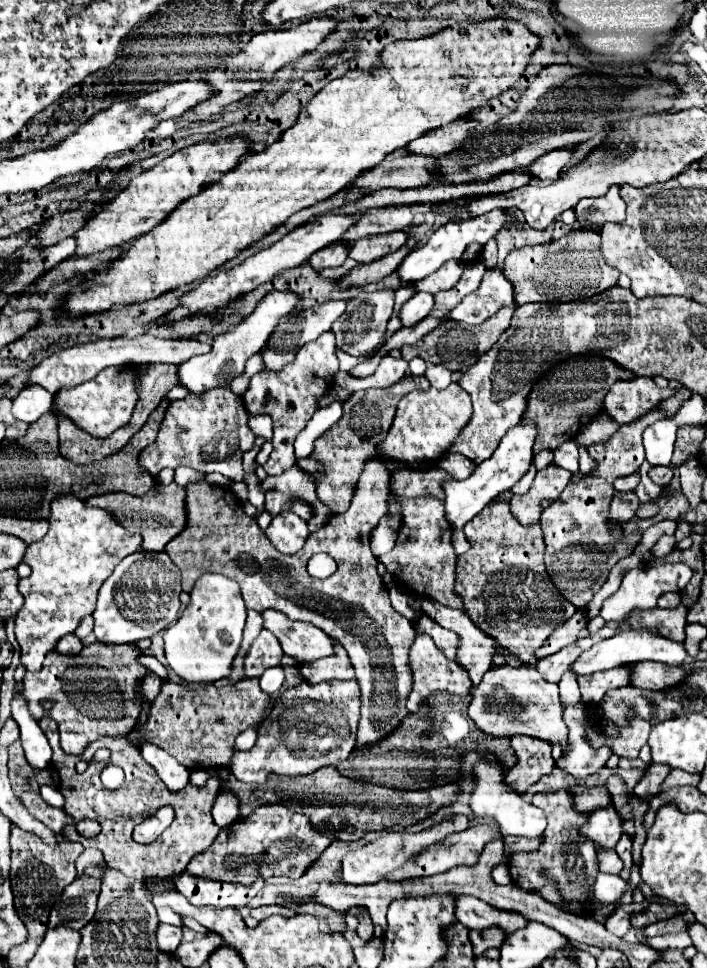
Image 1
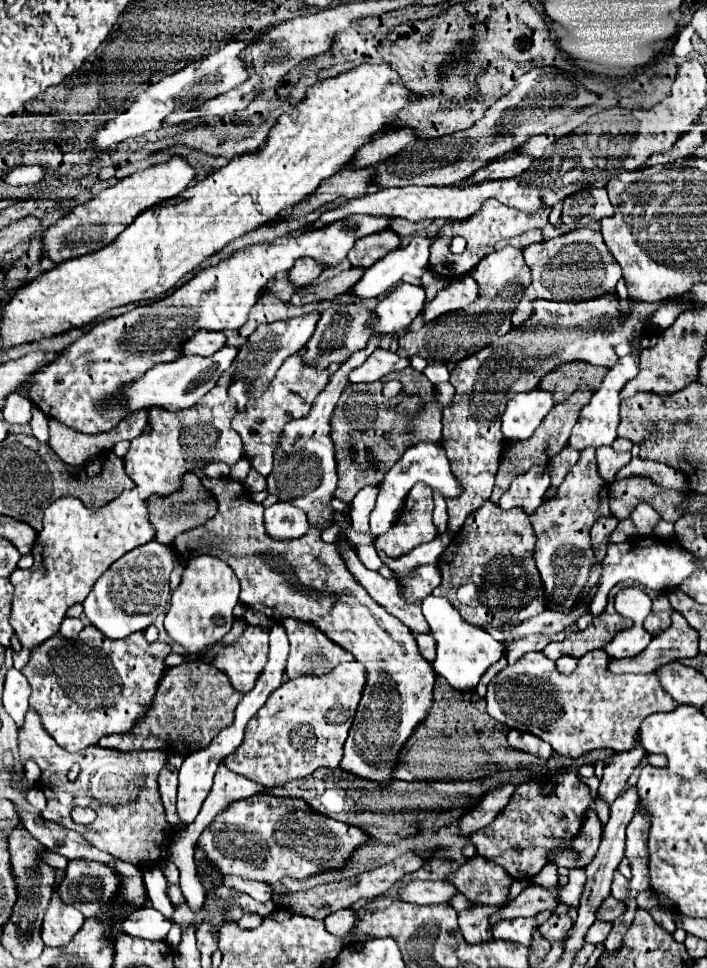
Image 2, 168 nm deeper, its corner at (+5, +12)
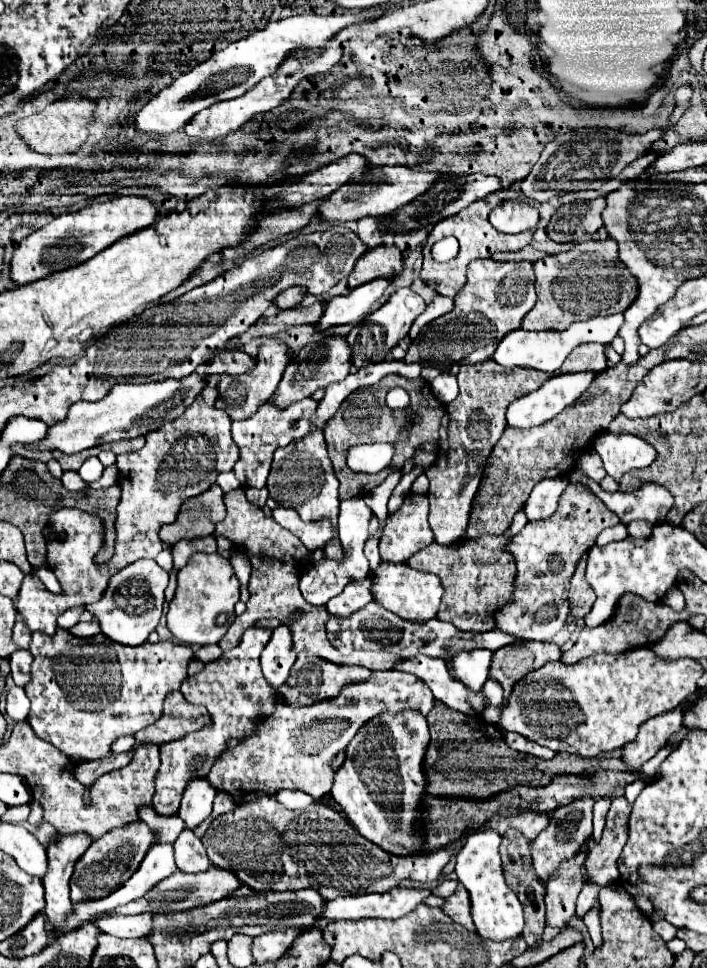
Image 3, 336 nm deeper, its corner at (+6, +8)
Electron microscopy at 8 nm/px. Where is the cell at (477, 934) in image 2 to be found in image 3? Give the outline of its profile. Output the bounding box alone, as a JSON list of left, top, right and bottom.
[442,885,476,931]

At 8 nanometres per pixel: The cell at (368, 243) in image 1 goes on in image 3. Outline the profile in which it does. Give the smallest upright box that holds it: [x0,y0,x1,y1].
[348,245,402,287]

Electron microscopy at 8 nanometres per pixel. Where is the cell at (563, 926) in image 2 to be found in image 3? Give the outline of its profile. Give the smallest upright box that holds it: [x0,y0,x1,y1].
[546,849,586,929]

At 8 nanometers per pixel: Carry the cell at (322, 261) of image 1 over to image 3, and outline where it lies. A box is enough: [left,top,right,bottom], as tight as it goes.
[276,287,306,309]

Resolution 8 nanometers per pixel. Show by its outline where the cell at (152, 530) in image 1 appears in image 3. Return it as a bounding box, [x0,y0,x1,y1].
[160,483,226,547]

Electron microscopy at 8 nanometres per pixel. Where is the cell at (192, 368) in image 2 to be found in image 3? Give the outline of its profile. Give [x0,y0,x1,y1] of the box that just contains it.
[32,373,206,453]

